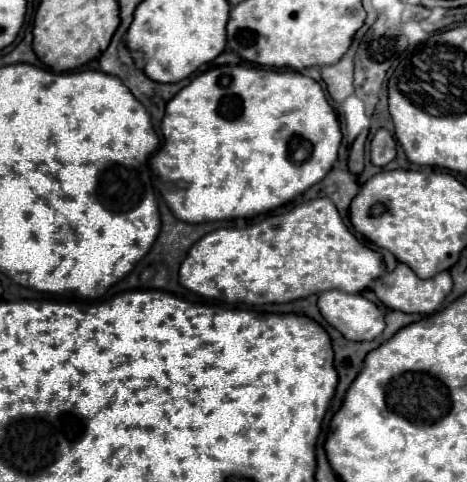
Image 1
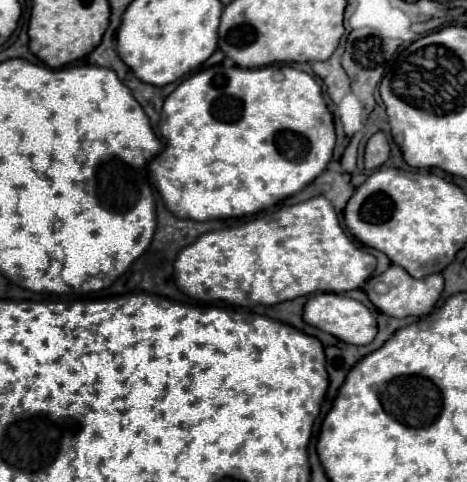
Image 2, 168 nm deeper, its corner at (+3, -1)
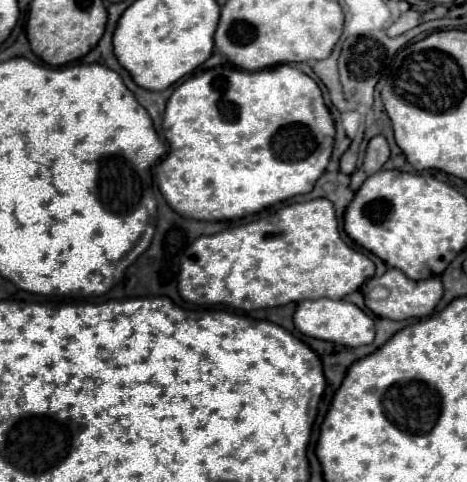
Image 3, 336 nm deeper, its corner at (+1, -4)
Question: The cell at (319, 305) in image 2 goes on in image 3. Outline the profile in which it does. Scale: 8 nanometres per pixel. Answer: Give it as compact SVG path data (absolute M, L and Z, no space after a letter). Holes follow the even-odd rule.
M318 298L318 300L304 300L298 302L294 312L294 326L312 338L336 342L342 346L364 346L372 344L374 340L374 322L366 316L356 304L346 300L332 300L332 298Z

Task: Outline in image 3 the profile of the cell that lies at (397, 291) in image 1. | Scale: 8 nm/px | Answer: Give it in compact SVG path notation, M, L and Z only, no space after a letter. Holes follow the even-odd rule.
M390 268L386 270L384 276L380 278L372 278L366 286L364 286L364 294L372 288L370 284L374 286L384 286L390 290L388 298L384 300L370 300L366 298L366 306L370 306L370 310L380 316L380 318L390 318L390 320L406 320L406 318L424 318L424 316L430 316L436 308L436 304L440 302L442 298L442 282L438 278L428 278L428 280L410 280L404 276L404 272L396 270L396 268Z

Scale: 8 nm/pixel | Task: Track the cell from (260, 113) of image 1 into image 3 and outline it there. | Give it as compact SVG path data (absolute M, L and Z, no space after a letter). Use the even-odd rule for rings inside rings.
M288 64L258 72L216 66L190 76L172 92L162 130L168 154L156 166L160 192L170 208L194 220L242 218L292 196L308 194L324 174L334 144L334 122L318 84Z

